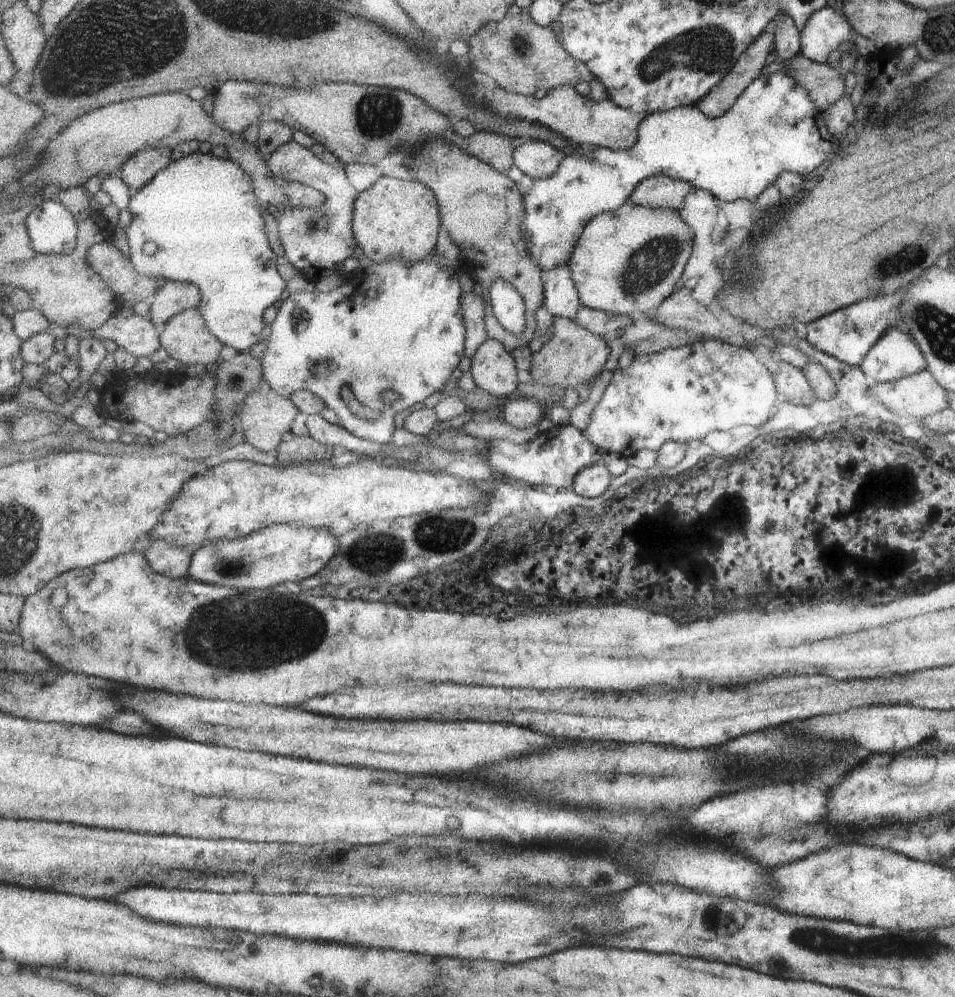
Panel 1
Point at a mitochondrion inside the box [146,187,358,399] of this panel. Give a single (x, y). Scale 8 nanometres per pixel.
(317, 224)

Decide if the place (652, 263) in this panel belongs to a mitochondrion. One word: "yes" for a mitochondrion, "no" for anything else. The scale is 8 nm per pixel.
yes

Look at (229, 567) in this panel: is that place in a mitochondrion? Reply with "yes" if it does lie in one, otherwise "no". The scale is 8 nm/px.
yes

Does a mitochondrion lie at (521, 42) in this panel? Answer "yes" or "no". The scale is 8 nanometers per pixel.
yes

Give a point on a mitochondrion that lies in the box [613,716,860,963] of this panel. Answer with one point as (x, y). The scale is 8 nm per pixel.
(717, 917)

